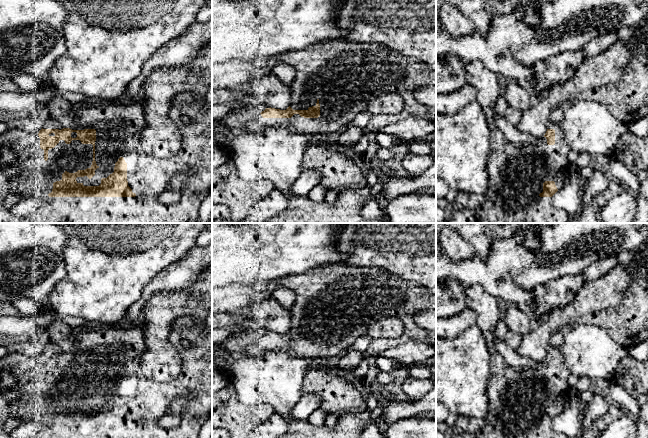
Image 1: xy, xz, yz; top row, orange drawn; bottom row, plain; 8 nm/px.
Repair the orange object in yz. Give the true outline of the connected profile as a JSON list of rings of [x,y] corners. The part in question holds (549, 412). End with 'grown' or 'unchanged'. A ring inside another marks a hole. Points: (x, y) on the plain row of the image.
[[[548,346],[547,355],[543,361],[539,362],[538,367],[535,369],[528,369],[522,372],[518,372],[514,370],[512,367],[510,367],[498,352],[493,353],[491,354],[490,368],[491,378],[490,383],[487,387],[487,397],[490,400],[490,410],[487,415],[485,424],[481,429],[481,433],[484,436],[484,438],[568,438],[566,435],[562,433],[555,432],[551,427],[552,420],[559,413],[562,412],[564,402],[569,397],[569,394],[572,391],[572,389],[568,385],[568,377],[570,375],[570,372],[567,369],[564,355],[562,354],[559,348]]]; grown

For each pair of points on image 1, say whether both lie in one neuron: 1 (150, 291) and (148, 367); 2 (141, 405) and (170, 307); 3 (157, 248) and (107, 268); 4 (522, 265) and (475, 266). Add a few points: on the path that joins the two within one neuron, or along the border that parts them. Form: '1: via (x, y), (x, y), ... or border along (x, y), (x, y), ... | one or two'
1: border along (172, 290), (158, 291), (147, 302), (141, 320) | two
2: border along (140, 357), (145, 377), (173, 379) | two
3: via (145, 248), (130, 248), (119, 257) | one
4: via (510, 266), (487, 266) | one

